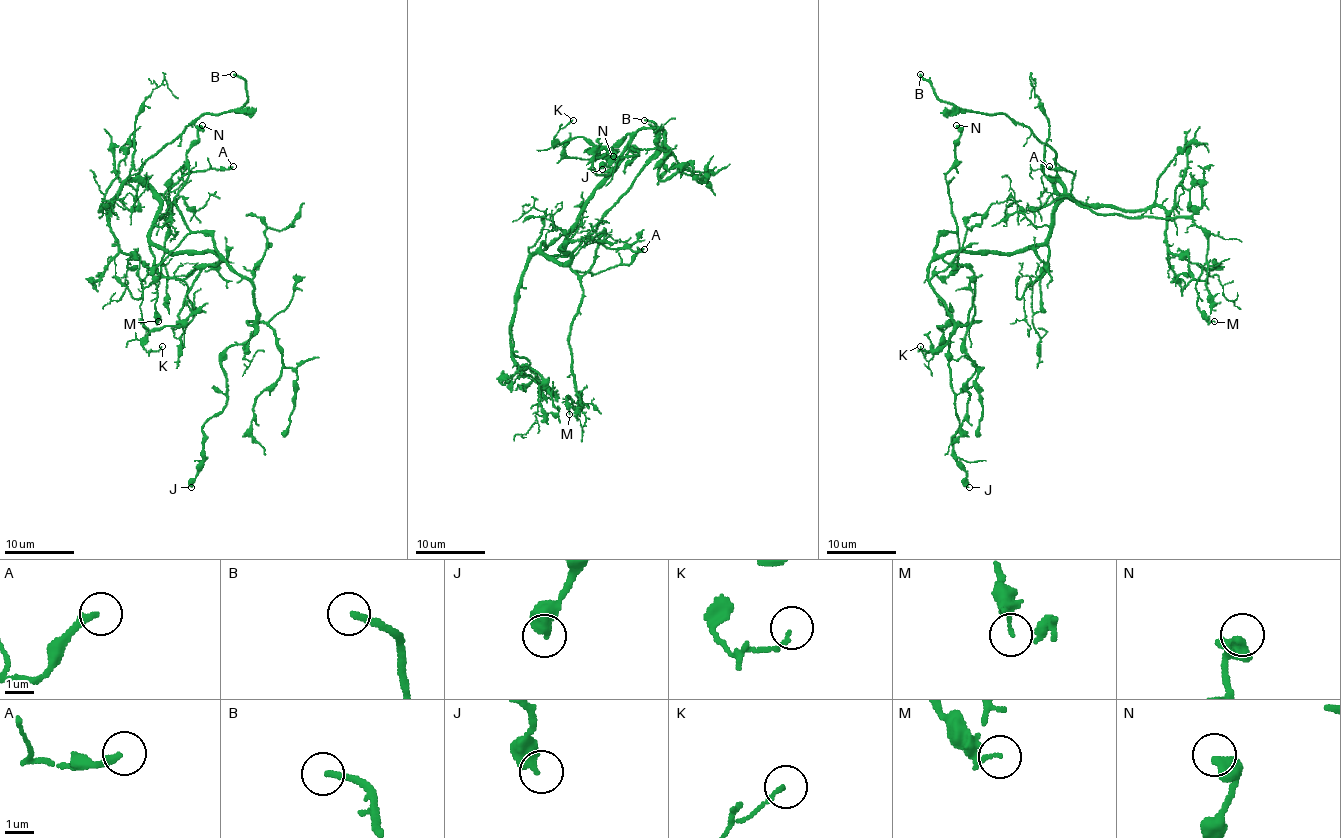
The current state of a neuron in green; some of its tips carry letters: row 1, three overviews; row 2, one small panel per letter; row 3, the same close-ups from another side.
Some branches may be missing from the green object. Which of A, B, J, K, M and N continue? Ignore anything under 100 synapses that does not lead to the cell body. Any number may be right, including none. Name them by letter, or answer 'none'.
B

